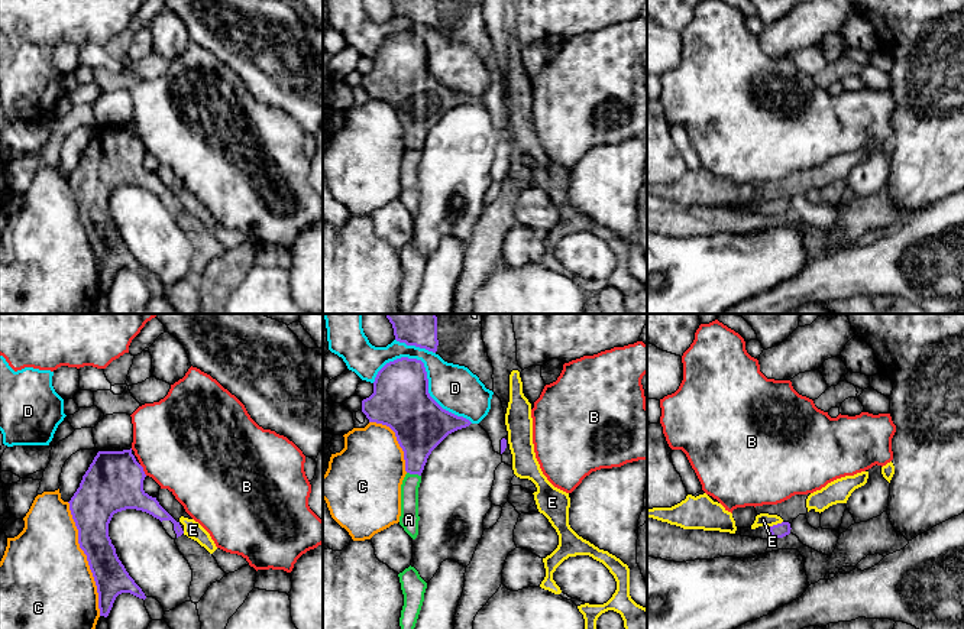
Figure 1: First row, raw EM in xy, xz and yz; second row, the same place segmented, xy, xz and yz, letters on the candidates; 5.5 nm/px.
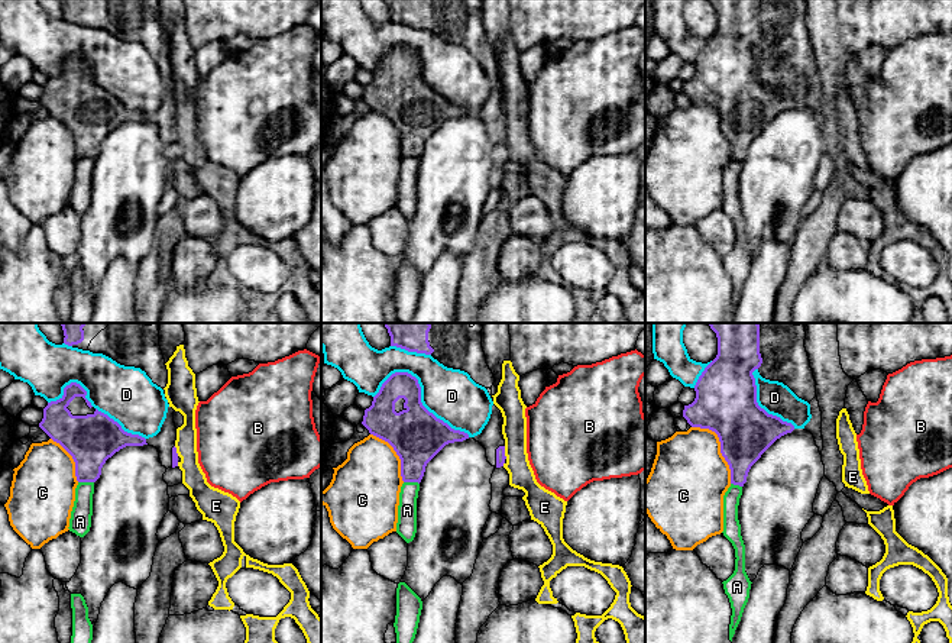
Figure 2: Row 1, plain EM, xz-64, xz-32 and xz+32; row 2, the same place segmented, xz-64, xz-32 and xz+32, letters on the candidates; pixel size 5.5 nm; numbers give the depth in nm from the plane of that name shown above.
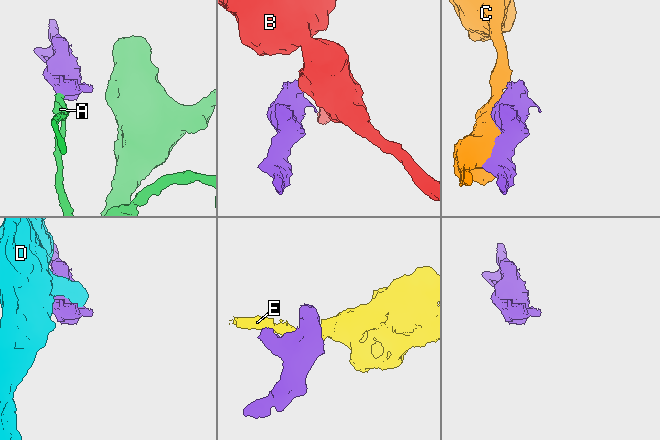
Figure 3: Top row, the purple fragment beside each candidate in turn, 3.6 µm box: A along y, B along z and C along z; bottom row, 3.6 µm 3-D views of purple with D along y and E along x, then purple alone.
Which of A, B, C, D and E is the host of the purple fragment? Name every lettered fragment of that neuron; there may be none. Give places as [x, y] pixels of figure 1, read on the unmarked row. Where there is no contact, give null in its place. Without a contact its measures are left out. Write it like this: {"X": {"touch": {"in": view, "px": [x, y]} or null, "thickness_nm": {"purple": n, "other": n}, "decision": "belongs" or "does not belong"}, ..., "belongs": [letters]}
{"A": {"touch": {"in": "xz", "px": [414, 149]}, "thickness_nm": {"purple": 280, "other": 100}, "decision": "does not belong"}, "B": {"touch": {"in": "xy", "px": [142, 146]}, "thickness_nm": {"purple": 320, "other": 480}, "decision": "does not belong"}, "C": {"touch": {"in": "xy", "px": [87, 234]}, "thickness_nm": {"purple": 220, "other": 480}, "decision": "does not belong"}, "D": {"touch": {"in": "xz", "px": [426, 51]}, "thickness_nm": {"purple": 320, "other": 260}, "decision": "does not belong"}, "E": {"touch": {"in": "yz", "px": [778, 200]}, "thickness_nm": {"purple": 80, "other": 80}, "decision": "does not belong"}, "belongs": []}

